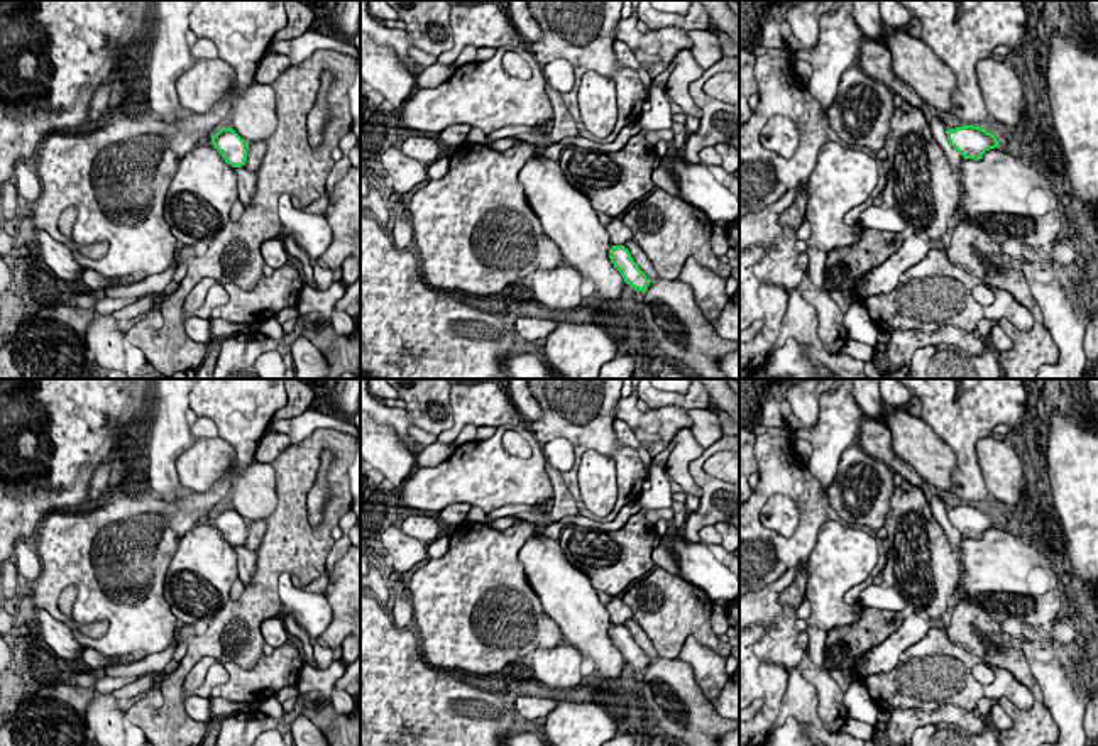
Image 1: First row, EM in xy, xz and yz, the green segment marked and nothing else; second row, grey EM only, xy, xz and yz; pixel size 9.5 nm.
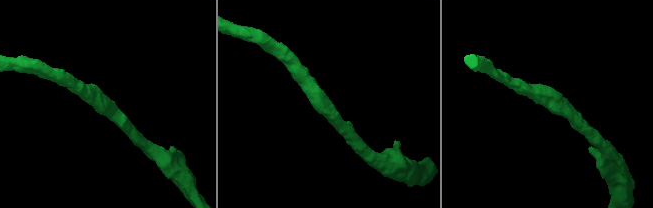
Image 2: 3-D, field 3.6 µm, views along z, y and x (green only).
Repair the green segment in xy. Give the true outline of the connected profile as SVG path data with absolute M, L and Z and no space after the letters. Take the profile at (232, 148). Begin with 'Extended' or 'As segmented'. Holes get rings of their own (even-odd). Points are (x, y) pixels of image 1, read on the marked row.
As segmented. M220 129L211 144L232 167L245 166L249 144L233 129Z

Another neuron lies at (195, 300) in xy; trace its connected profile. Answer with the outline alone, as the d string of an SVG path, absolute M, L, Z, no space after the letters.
M211 277L201 279L184 299L184 311L200 311L205 304L206 293L217 281Z

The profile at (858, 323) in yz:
M854 301L844 313L844 328L848 340L861 342L871 347L878 345L878 328L873 325L866 304Z

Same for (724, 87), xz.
M717 73L704 85L704 93L711 98L733 105L739 113L739 74Z

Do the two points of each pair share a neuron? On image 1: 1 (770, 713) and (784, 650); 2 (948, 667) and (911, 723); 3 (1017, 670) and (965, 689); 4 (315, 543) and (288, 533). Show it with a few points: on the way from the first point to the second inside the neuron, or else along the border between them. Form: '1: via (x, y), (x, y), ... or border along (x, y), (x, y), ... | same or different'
1: border along (757, 655), (780, 663), (789, 672) | different
2: border along (924, 709), (894, 709), (890, 713) | different
3: border along (992, 665), (1009, 670), (1031, 692), (1034, 702) | different
4: via (308, 543), (295, 540) | same

